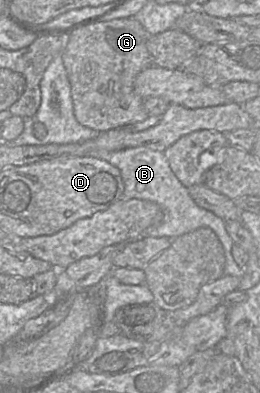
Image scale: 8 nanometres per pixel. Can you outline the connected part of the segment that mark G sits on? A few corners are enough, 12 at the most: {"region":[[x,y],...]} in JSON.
{"region":[[134,17],[66,37],[61,56],[81,125],[149,117],[134,90],[153,65]]}

